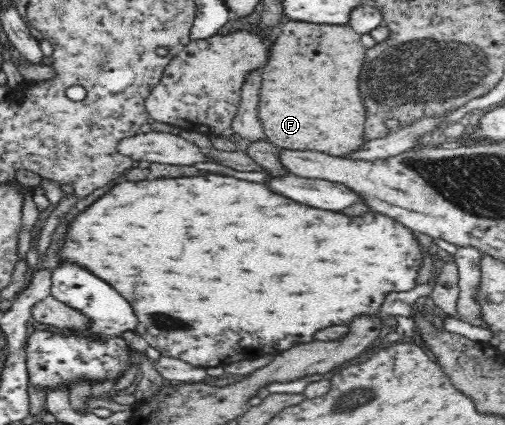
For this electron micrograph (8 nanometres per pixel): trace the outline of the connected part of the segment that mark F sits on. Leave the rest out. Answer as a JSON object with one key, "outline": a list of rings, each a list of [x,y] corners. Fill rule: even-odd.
{"outline":[[[289,18],[283,23],[284,26],[274,35],[275,40],[270,44],[269,56],[262,72],[258,112],[266,136],[276,146],[288,150],[316,151],[341,157],[358,150],[362,146],[366,122],[366,108],[358,96],[358,80],[367,52],[361,44],[361,35],[349,24],[316,24]]]}

